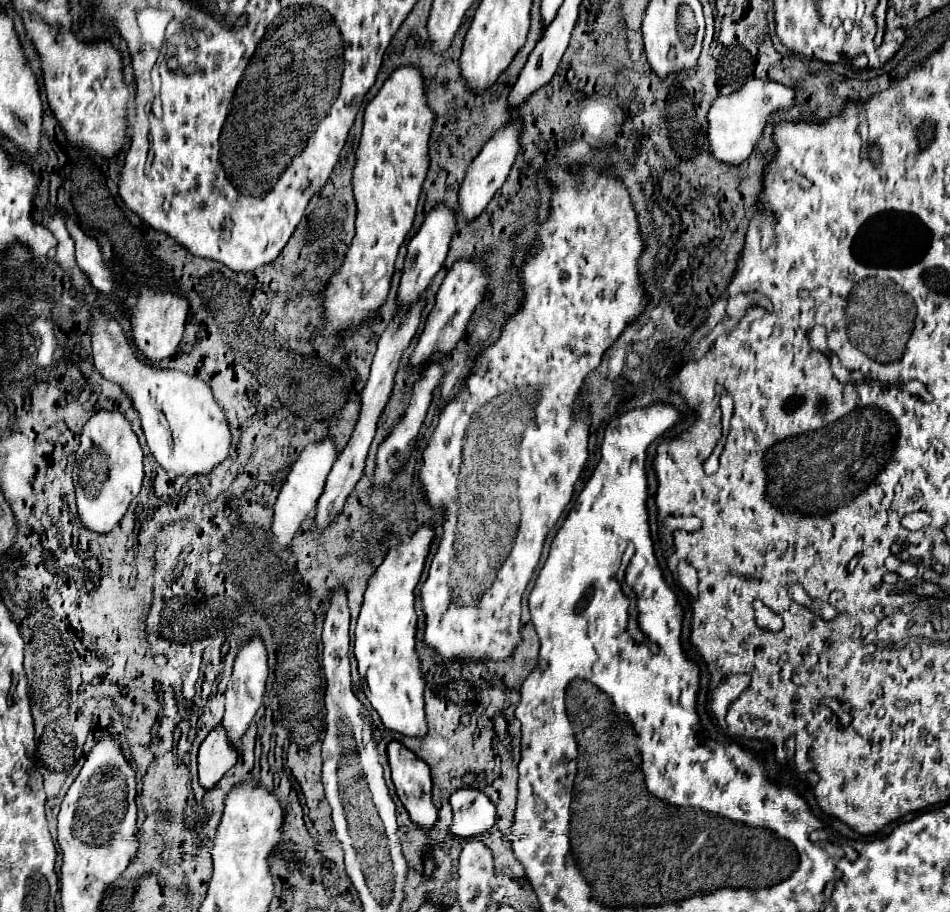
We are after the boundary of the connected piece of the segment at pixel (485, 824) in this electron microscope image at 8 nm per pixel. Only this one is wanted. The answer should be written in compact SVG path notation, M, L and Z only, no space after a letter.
M471 787L457 789L449 797L451 809L453 809L453 823L451 833L469 839L477 837L485 831L489 831L495 823L495 805L491 799Z

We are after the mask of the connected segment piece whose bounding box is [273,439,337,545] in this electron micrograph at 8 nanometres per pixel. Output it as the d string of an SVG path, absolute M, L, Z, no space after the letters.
M325 439L317 445L307 445L303 449L299 459L291 467L291 473L287 475L287 481L283 483L279 497L277 497L277 503L275 503L275 517L273 517L275 543L279 543L279 545L291 543L293 535L297 533L297 529L301 527L305 517L315 509L315 503L321 497L321 491L325 487L325 479L333 467L335 459L337 459L337 449L335 449L335 443L331 439Z

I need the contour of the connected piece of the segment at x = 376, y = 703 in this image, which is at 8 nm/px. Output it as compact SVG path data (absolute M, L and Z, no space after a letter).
M421 527L407 543L393 547L383 563L369 577L361 613L355 625L355 657L359 661L359 675L363 691L373 709L381 715L387 729L405 737L423 737L427 733L423 711L423 673L419 657L415 653L415 587L421 579L429 545L433 541L433 529Z

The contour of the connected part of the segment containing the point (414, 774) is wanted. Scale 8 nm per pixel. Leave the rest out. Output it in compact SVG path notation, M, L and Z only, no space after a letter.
M399 741L387 745L387 759L399 799L419 825L435 825L437 809L431 801L429 765Z

